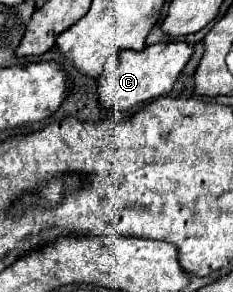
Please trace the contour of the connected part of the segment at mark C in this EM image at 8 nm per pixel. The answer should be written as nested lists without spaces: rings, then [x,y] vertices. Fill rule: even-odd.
[[[160,42],[140,52],[134,50],[120,52],[116,60],[110,58],[104,66],[104,74],[100,76],[100,86],[98,86],[100,102],[106,108],[128,110],[140,102],[152,100],[154,96],[166,96],[192,54],[194,46],[188,42]]]

